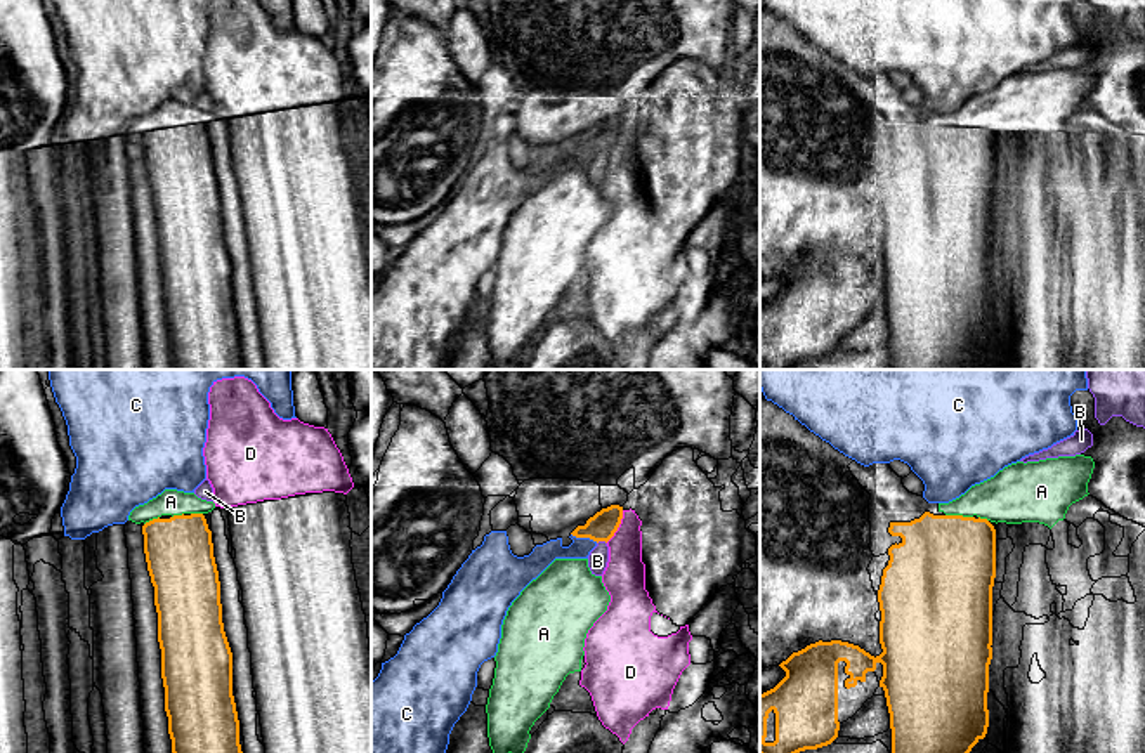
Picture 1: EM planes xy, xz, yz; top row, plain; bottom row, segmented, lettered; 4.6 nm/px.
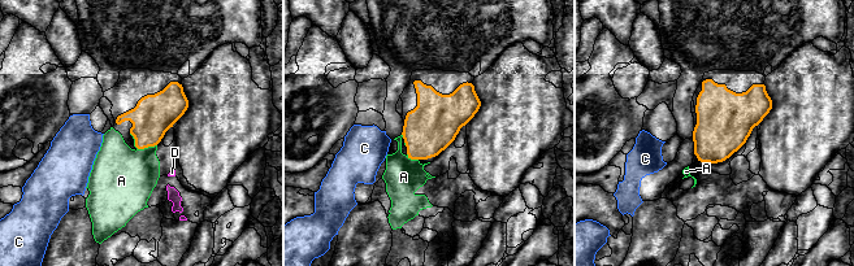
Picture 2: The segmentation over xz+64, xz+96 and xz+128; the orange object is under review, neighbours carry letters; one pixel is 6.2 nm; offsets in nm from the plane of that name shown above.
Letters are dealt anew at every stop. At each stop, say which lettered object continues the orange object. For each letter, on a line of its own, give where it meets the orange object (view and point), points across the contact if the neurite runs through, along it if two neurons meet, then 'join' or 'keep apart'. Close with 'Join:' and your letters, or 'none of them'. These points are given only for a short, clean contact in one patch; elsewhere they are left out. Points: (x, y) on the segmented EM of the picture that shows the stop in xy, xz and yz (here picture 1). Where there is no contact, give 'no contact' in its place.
A: meets orange in yz at (960, 516); runs through yz (946, 564), (958, 543), (960, 516), (977, 500), (1010, 497); join
B: meets orange in xz at (601, 540); border along xz (606, 542), (597, 543); keep apart
C: meets orange in xz at (585, 536); border along xz (571, 533), (597, 542); keep apart
D: meets orange in xz at (618, 526); border along xz (623, 510), (618, 530), (606, 542); keep apart
Join: A

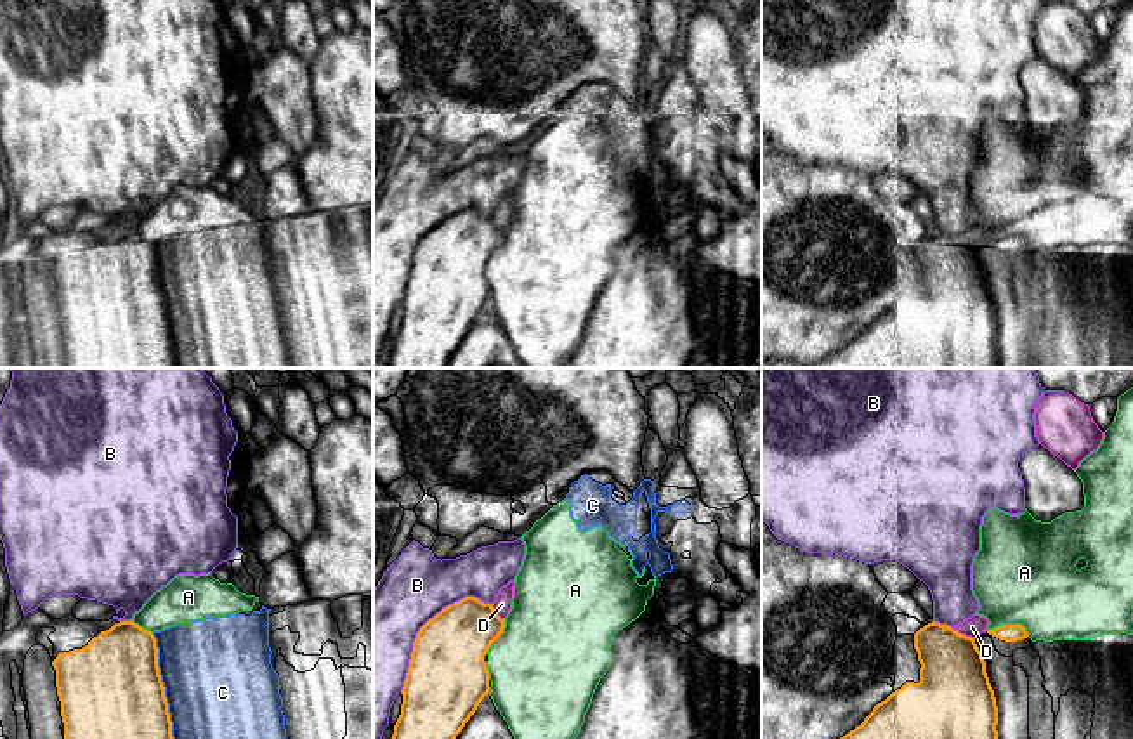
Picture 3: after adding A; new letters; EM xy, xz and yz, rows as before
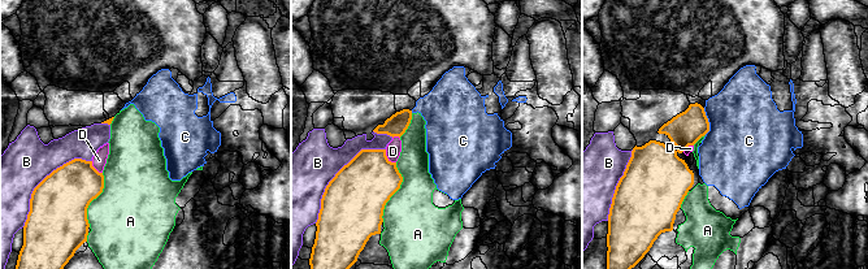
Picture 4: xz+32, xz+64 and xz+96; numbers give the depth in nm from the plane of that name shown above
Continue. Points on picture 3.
A: meets orange in yz at (1010, 625); keep apart
B: meets orange in xz at (424, 625); keep apart
C: meets orange in xy at (162, 686); keep apart
D: meets orange in yz at (963, 635); keep apart
Join: none of them

